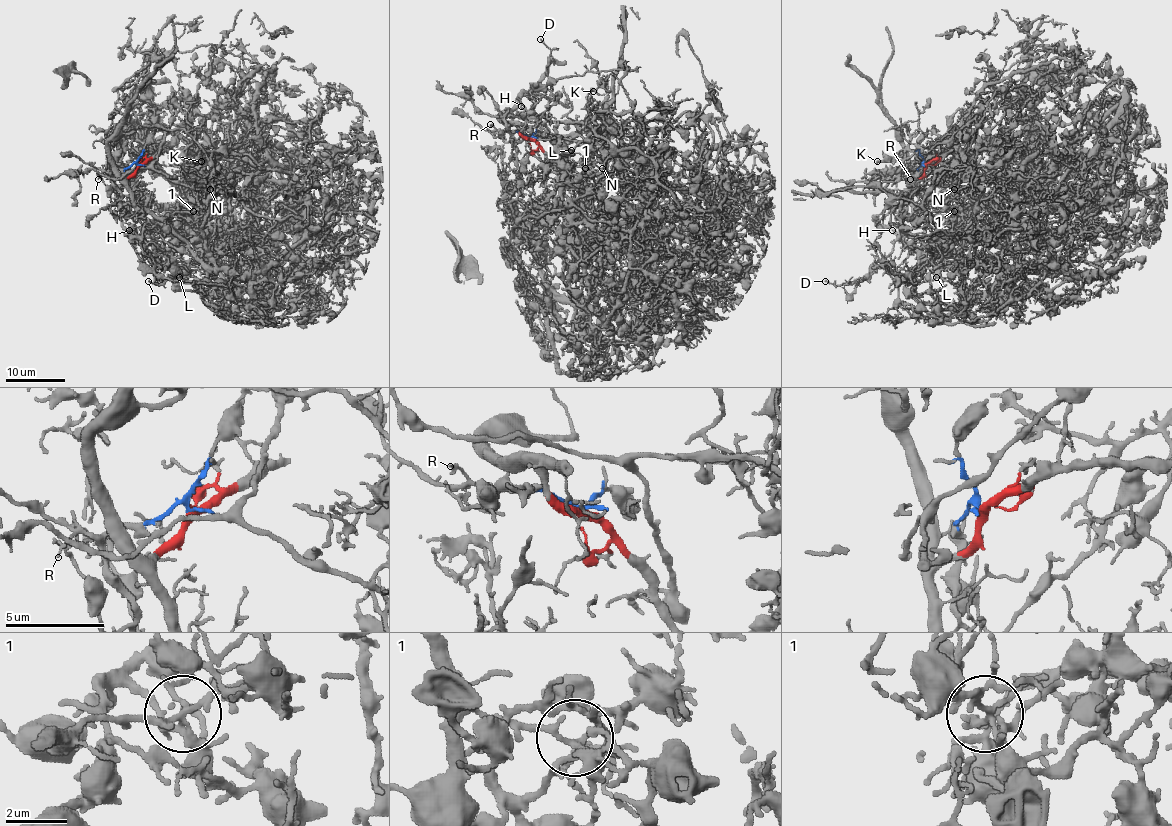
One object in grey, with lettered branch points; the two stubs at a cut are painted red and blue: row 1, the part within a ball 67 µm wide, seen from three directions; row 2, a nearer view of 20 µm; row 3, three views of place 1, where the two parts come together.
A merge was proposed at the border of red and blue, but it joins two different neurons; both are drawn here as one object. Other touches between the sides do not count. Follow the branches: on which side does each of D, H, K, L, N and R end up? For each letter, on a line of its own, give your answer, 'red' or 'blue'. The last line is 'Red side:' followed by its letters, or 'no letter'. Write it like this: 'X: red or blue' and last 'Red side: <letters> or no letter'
D: red
H: red
K: red
L: red
N: red
R: blue
Red side: D, H, K, L, N

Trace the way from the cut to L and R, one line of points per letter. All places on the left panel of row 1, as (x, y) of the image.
L: (139, 164), (127, 178), (130, 199), (161, 218), (187, 243), (175, 260), (175, 272), (179, 278)
R: (139, 164), (103, 172), (97, 179)

